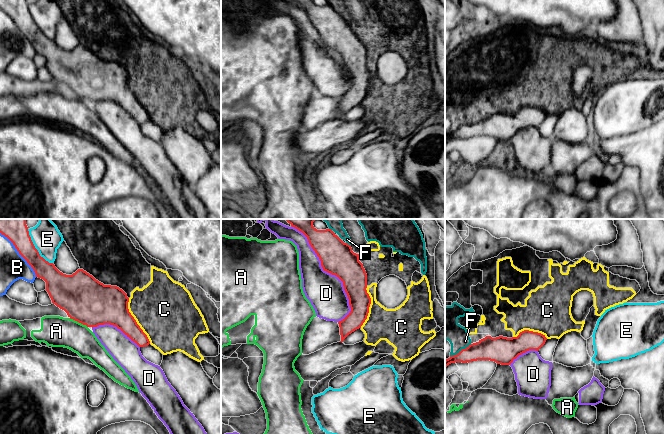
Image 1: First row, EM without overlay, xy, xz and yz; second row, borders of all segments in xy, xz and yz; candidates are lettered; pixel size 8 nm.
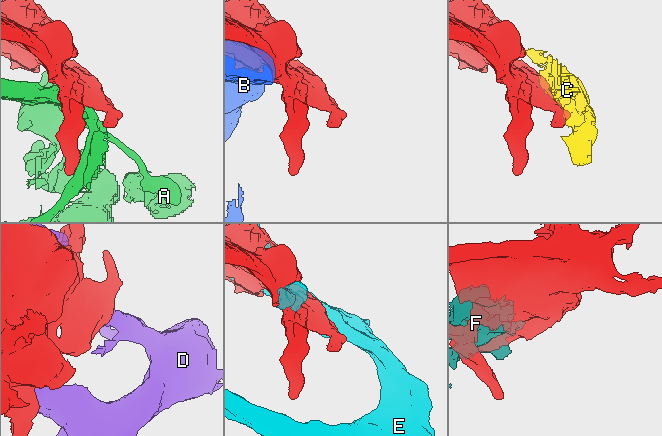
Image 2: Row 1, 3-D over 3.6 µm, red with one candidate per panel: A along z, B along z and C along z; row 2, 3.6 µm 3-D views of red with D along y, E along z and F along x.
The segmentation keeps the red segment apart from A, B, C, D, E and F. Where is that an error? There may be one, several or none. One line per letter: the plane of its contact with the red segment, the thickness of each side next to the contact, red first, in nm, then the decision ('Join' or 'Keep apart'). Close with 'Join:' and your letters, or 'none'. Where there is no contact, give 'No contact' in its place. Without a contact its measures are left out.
A: Touches red in xy. Thickness 360 nm (red) against 240 nm. Keep apart
B: Touches red in xy. Thickness 200 nm (red) against 220 nm. Keep apart
C: Touches red in xy. Thickness 300 nm (red) against 480 nm. Keep apart
D: Touches red in xz. Thickness 280 nm (red) against 300 nm. Keep apart
E: Touches red in xy. Thickness 200 nm (red) against 240 nm. Keep apart
F: Touches red in yz. Thickness 190 nm (red) against 220 nm. Keep apart
Join: none

